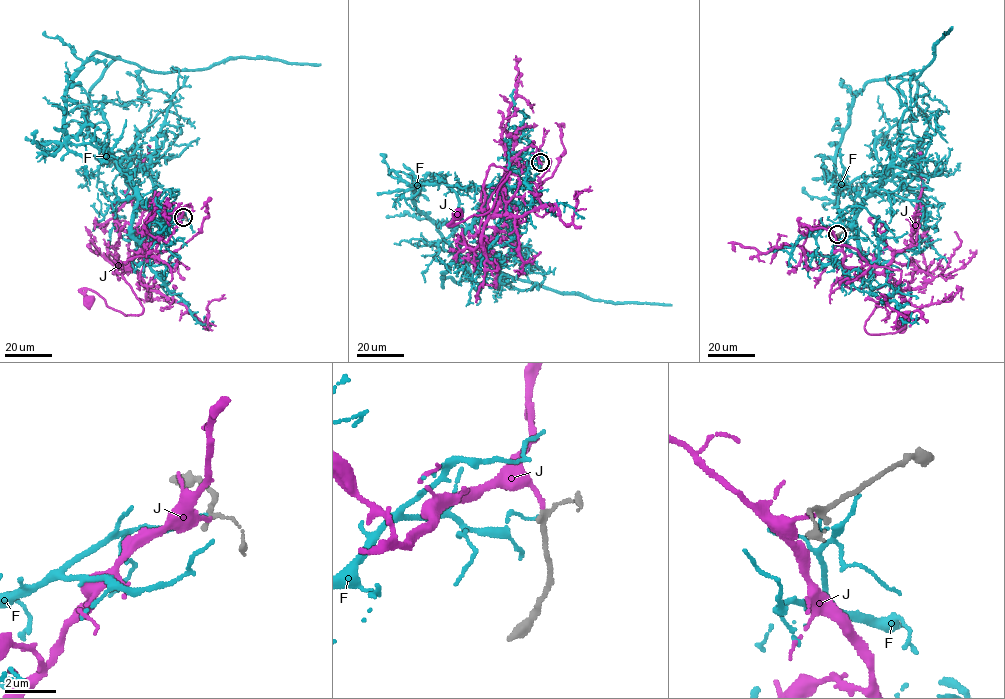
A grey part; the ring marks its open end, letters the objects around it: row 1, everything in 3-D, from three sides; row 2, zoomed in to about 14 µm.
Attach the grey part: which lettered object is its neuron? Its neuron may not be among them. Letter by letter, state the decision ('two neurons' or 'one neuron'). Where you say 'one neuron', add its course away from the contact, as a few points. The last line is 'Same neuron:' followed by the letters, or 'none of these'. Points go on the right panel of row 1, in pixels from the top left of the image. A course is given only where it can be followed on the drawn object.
F: two neurons
J: one neuron | via (837, 234), (842, 265), (890, 276), (897, 284), (864, 328), (896, 333), (907, 312), (900, 326)
Same neuron: J

